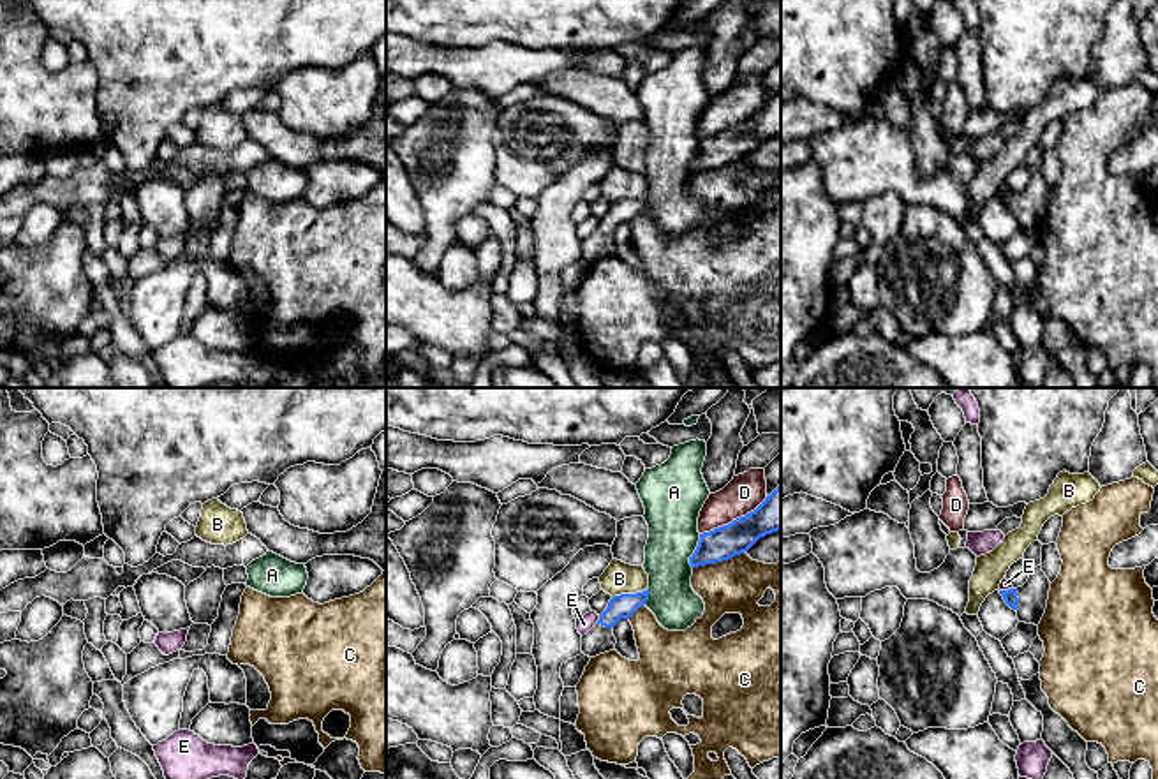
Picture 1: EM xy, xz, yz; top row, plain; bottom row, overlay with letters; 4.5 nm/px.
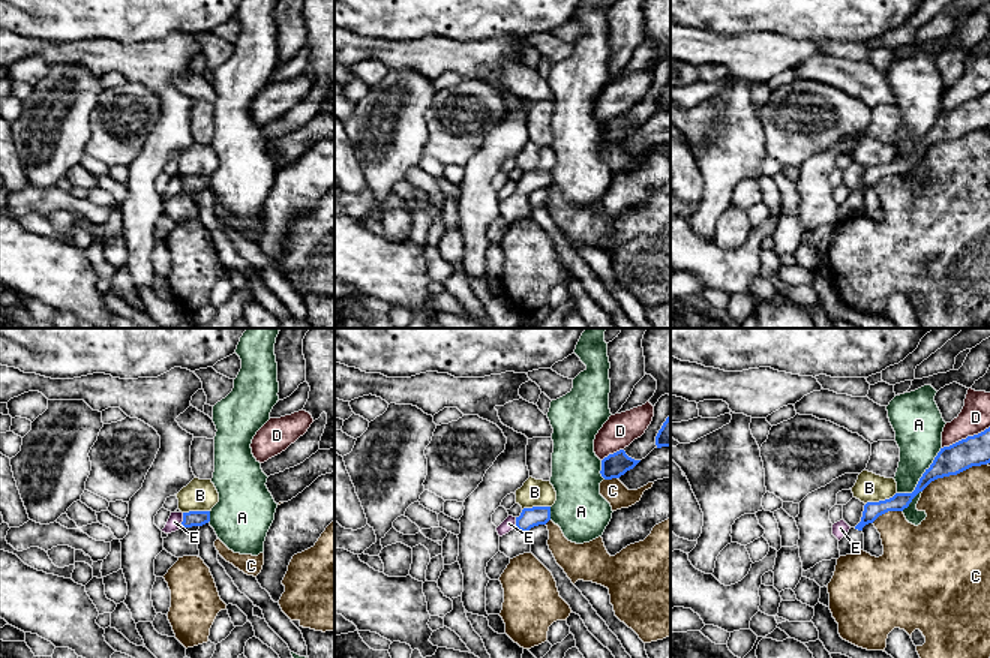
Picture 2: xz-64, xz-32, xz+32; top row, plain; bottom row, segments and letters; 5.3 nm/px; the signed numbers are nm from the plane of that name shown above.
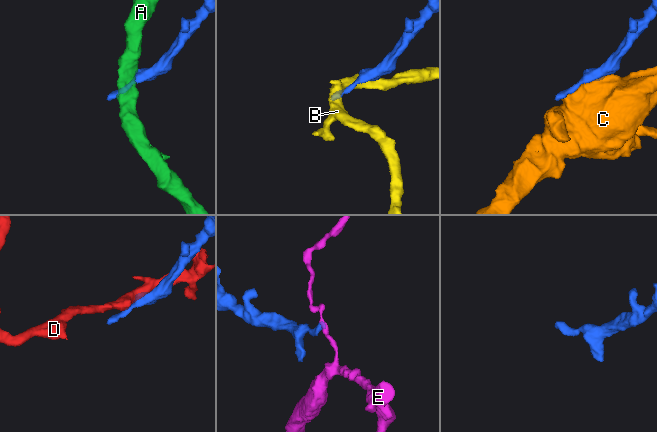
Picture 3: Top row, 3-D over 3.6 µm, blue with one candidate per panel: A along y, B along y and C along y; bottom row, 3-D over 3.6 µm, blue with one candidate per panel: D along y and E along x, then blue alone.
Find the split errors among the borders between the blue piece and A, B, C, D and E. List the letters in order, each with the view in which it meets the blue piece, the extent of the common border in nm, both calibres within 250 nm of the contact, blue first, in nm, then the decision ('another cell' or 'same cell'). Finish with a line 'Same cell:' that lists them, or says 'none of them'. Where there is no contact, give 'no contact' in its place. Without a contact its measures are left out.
A: xz | 170 nm | 150/260 nm | another cell
B: xz | 180 nm | 110/140 nm | another cell
C: xz | 260 nm | 150/260 nm | another cell
D: xz | 360 nm | 180/170 nm | another cell
E: xz | 40 nm | 110/80 nm | another cell
Same cell: none of them

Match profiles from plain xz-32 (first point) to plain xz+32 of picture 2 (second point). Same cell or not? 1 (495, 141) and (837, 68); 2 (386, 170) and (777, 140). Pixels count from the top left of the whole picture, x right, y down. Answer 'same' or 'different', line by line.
1: different
2: different

